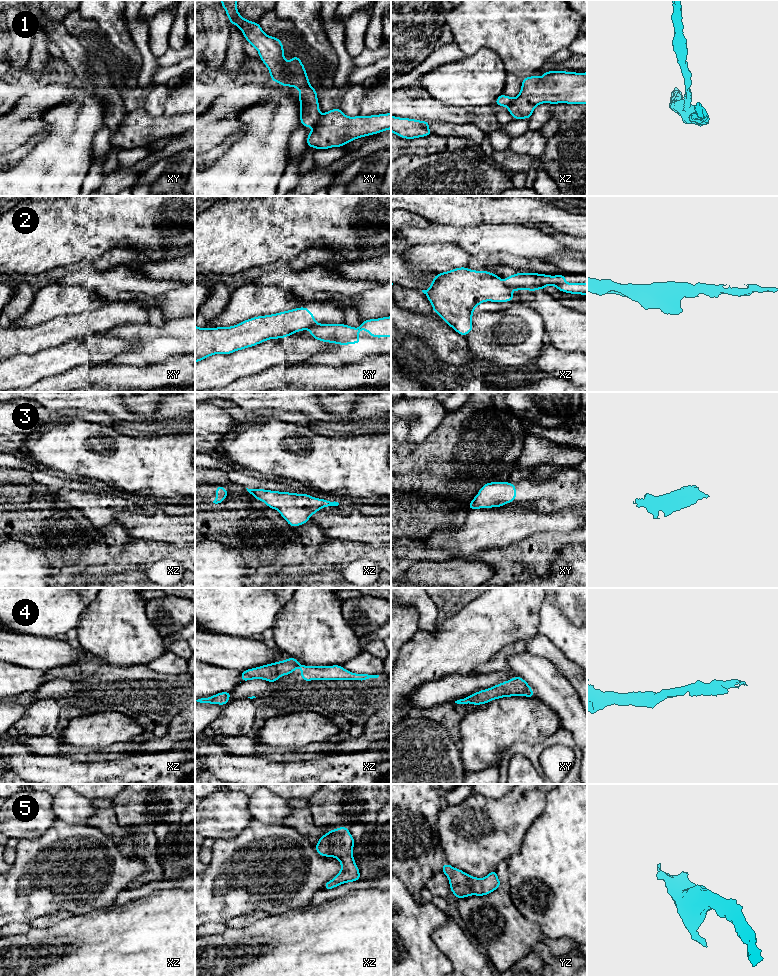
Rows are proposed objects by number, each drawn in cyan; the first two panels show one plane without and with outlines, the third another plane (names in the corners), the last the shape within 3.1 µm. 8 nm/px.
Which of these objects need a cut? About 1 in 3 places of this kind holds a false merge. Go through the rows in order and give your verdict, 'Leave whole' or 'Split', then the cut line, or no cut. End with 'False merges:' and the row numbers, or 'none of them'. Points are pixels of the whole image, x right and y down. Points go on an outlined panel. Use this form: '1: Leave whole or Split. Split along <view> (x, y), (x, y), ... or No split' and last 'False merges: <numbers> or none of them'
1: Split. Split along xy (320, 115), (314, 124)
2: Split. Split along xz (503, 283), (510, 289)
3: Leave whole. No split
4: Leave whole. No split
5: Leave whole. No split
False merges: 1, 2

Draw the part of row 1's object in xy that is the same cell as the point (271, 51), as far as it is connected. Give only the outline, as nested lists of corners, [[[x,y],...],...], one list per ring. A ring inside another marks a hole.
[[[220,0],[230,24],[241,29],[245,39],[259,53],[259,58],[270,72],[270,79],[284,87],[293,86],[302,93],[298,95],[300,122],[303,127],[315,125],[320,117],[317,89],[311,87],[307,72],[297,54],[287,62],[280,39],[265,34],[258,22],[243,18],[237,10],[238,0]]]

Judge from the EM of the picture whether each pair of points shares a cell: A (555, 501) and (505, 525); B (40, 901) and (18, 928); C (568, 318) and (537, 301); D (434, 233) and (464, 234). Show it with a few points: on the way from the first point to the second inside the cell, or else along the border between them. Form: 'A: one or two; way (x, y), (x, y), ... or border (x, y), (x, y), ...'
A: two; border (540, 499), (543, 510), (560, 510), (566, 507)
B: two; border (10, 922), (28, 923)
C: one; way (560, 318), (545, 305)
D: one; way (441, 233), (457, 234)

